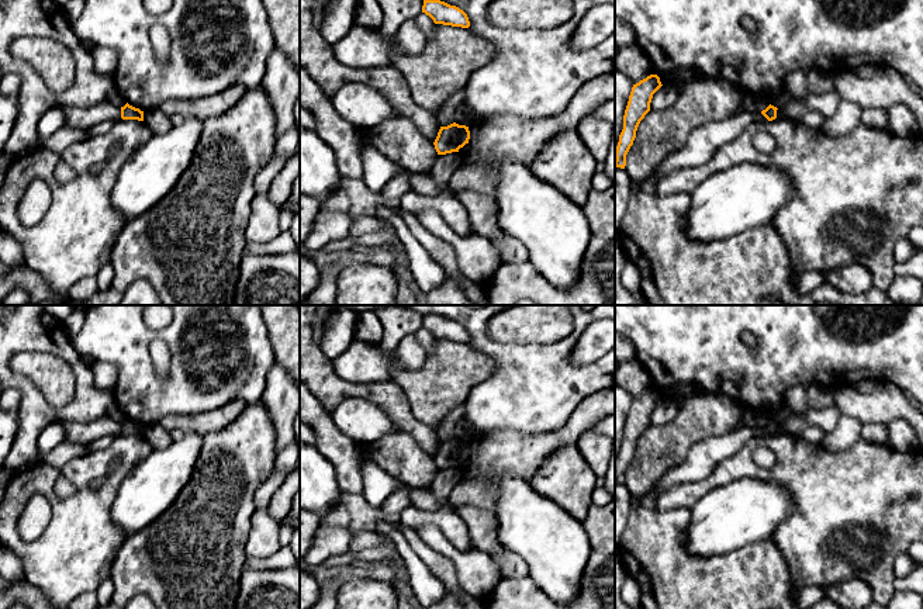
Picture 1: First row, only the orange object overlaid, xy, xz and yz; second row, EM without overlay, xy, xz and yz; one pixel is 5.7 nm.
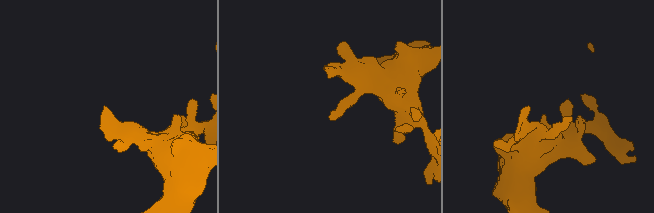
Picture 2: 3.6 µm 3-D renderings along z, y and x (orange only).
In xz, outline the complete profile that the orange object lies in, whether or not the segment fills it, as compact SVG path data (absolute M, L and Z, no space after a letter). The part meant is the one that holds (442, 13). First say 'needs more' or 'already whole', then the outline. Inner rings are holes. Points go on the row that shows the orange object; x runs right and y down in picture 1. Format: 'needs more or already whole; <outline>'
already whole; M424 0L422 13L429 15L435 24L470 27L469 17L463 10L440 0Z

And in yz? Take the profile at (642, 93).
already whole; M650 75L633 84L623 115L623 129L615 150L615 166L625 169L626 155L633 145L640 121L650 111L653 94L661 87L660 77Z

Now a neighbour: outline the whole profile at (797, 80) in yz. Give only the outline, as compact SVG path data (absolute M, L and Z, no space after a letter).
M794 69L787 75L787 89L796 98L805 98L809 91L808 73L802 69Z

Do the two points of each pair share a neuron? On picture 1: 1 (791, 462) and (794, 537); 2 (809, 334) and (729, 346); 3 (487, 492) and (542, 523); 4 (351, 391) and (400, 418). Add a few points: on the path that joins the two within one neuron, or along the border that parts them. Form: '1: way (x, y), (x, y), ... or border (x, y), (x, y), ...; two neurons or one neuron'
1: way (802, 480), (802, 519); one neuron
2: way (791, 353), (777, 363), (749, 363); one neuron
3: border (507, 473), (498, 487), (498, 499), (493, 509); two neurons
4: way (363, 391), (377, 393), (390, 405); one neuron

